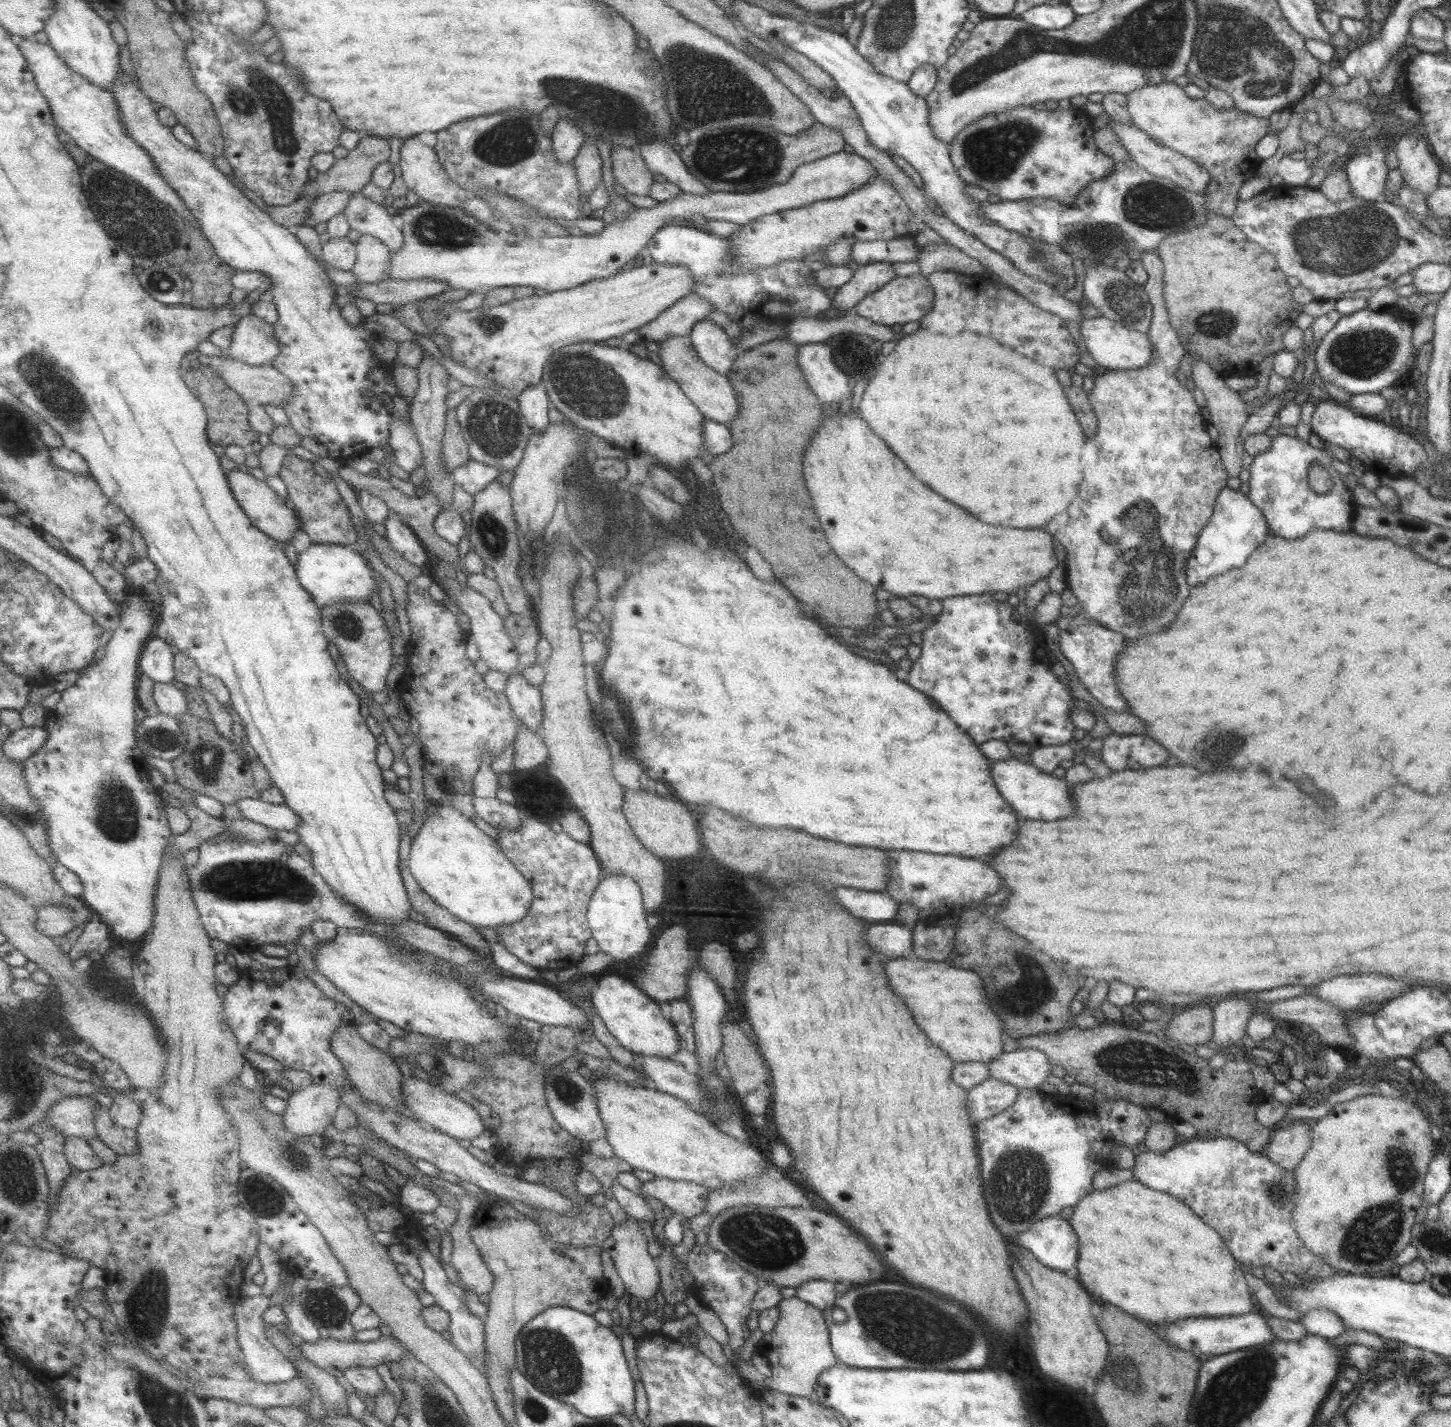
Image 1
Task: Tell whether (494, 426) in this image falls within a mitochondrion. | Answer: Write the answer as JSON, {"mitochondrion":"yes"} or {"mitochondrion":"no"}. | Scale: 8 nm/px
{"mitochondrion":"yes"}

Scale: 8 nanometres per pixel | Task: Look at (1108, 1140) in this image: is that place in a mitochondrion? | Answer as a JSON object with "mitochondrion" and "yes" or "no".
{"mitochondrion":"no"}

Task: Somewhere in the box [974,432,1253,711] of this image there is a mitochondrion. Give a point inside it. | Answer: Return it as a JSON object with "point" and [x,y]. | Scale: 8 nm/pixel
{"point":[1143,571]}

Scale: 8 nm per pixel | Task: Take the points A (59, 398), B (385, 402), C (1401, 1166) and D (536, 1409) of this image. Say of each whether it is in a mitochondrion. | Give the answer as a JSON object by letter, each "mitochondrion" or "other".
{"A":"mitochondrion","B":"other","C":"mitochondrion","D":"mitochondrion"}

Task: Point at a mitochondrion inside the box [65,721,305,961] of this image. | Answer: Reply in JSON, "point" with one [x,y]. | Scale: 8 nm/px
{"point":[118,818]}

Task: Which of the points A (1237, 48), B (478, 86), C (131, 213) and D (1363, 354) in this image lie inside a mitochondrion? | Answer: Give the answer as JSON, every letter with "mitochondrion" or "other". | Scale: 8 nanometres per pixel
{"A":"mitochondrion","B":"other","C":"mitochondrion","D":"mitochondrion"}

